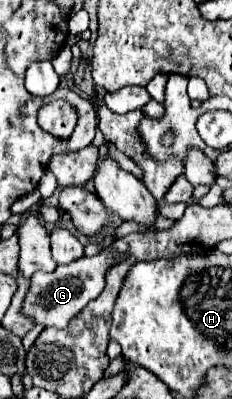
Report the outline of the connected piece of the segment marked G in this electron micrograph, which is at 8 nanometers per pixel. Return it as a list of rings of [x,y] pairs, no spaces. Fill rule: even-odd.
[[[101,250],[91,258],[81,258],[77,262],[65,264],[65,266],[57,266],[55,272],[45,274],[45,272],[35,272],[31,278],[31,288],[29,294],[25,298],[25,306],[23,312],[33,318],[37,324],[43,326],[55,326],[55,328],[65,328],[69,326],[71,318],[75,314],[79,314],[79,310],[91,302],[93,298],[97,298],[103,292],[105,286],[105,274],[111,268],[111,264],[117,264],[119,260],[123,260],[125,256],[119,256],[115,252],[109,250]]]

